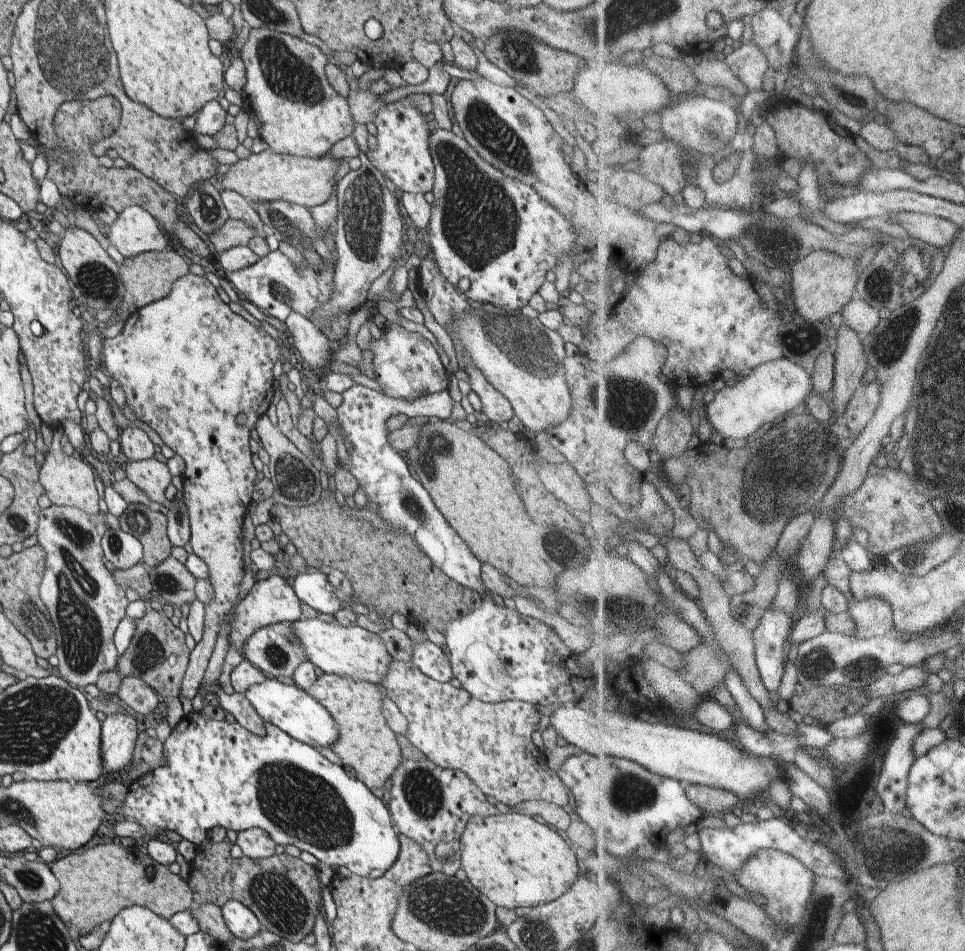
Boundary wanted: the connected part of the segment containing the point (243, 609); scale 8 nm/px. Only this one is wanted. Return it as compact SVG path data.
M275 573L266 580L256 581L252 589L248 592L246 597L237 604L228 630L225 631L228 635L228 644L232 646L241 655L244 654L244 644L246 640L250 640L254 636L254 632L276 623L293 623L303 618L302 608L300 608L300 599L296 596L290 583L284 578Z

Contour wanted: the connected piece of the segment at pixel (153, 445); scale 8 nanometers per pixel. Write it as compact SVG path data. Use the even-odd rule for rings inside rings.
M138 426L120 429L119 443L121 451L130 461L141 461L154 456L159 450L157 441L148 437L148 434Z

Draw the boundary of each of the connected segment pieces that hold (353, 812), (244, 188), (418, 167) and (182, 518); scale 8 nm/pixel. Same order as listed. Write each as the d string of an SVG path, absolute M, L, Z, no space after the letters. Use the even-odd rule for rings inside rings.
M192 710L188 716L184 716L178 722L176 728L172 729L170 736L166 738L163 744L162 749L165 752L166 758L165 764L148 771L146 774L132 781L124 802L122 802L122 806L115 811L114 816L109 816L109 823L125 818L133 818L133 821L138 822L148 836L155 836L163 830L172 830L172 832L177 832L183 839L189 840L195 845L199 845L206 839L206 832L212 830L212 828L216 828L216 826L222 826L226 830L235 830L236 832L250 830L251 828L260 828L260 830L267 832L276 844L282 844L282 846L294 844L301 851L310 852L312 856L318 858L320 863L328 864L328 866L334 864L347 868L350 872L362 878L376 879L381 877L394 864L400 852L398 831L395 829L390 811L386 808L382 799L373 795L370 789L359 779L353 780L350 778L345 767L332 763L309 744L294 740L286 732L268 722L265 722L264 728L266 728L266 736L256 736L256 734L252 734L246 728L242 728L237 722L228 723L226 719L218 721L206 718L206 716L200 714L200 711L196 712Z
M267 149L234 162L226 174L217 176L215 183L218 187L238 192L251 204L284 200L310 209L330 200L334 186L339 183L335 176L340 161L329 153L322 158L306 158Z
M409 97L400 98L398 102L382 104L377 112L376 120L376 148L368 149L368 160L375 168L393 182L398 193L410 192L425 194L432 192L435 181L435 166L430 156L430 138L433 124L426 120Z
M178 491L176 496L165 504L168 508L168 515L165 516L167 518L167 535L173 546L183 547L191 537L185 501L183 492Z

